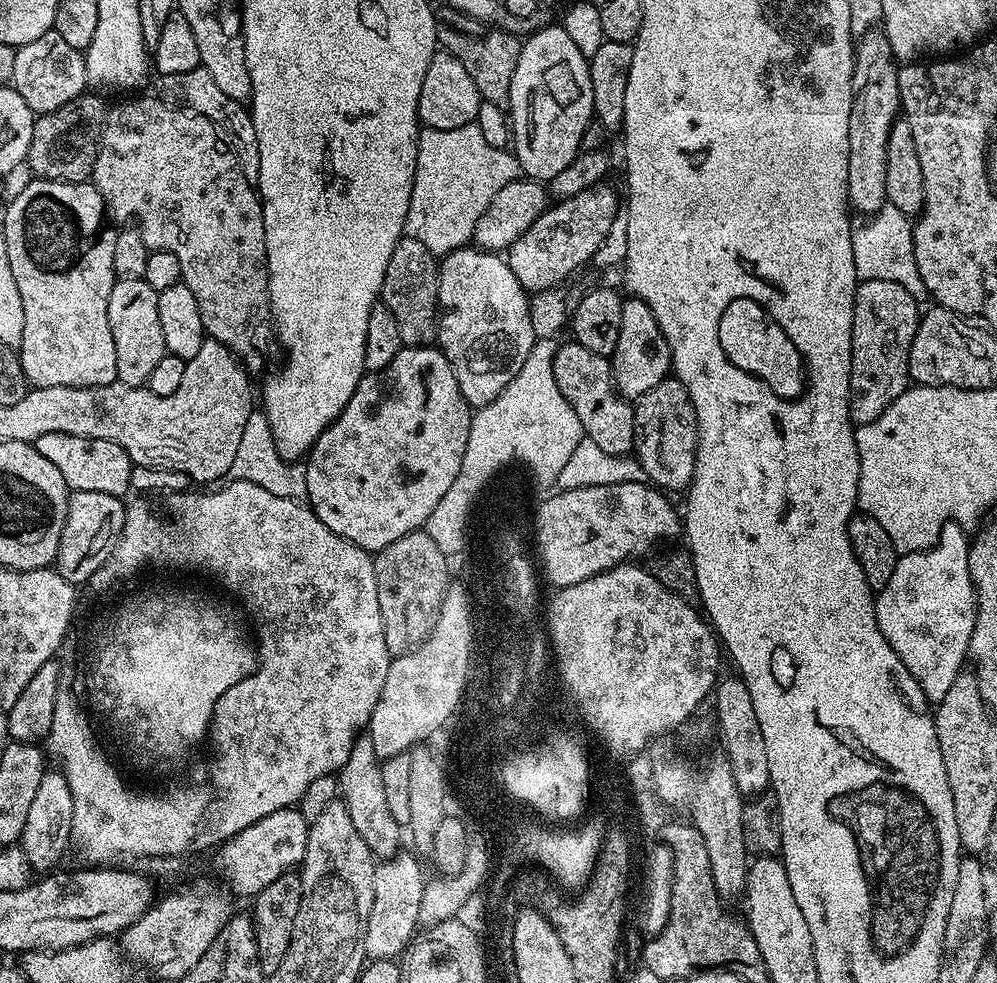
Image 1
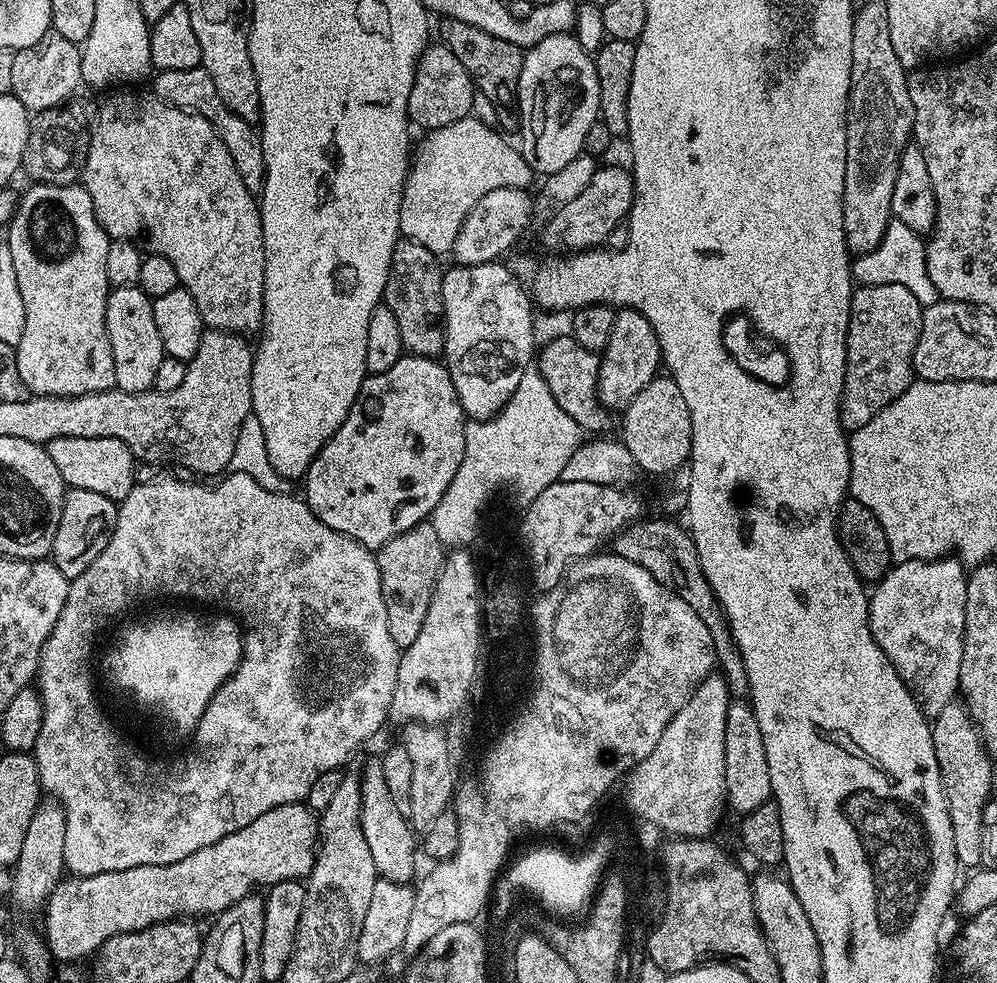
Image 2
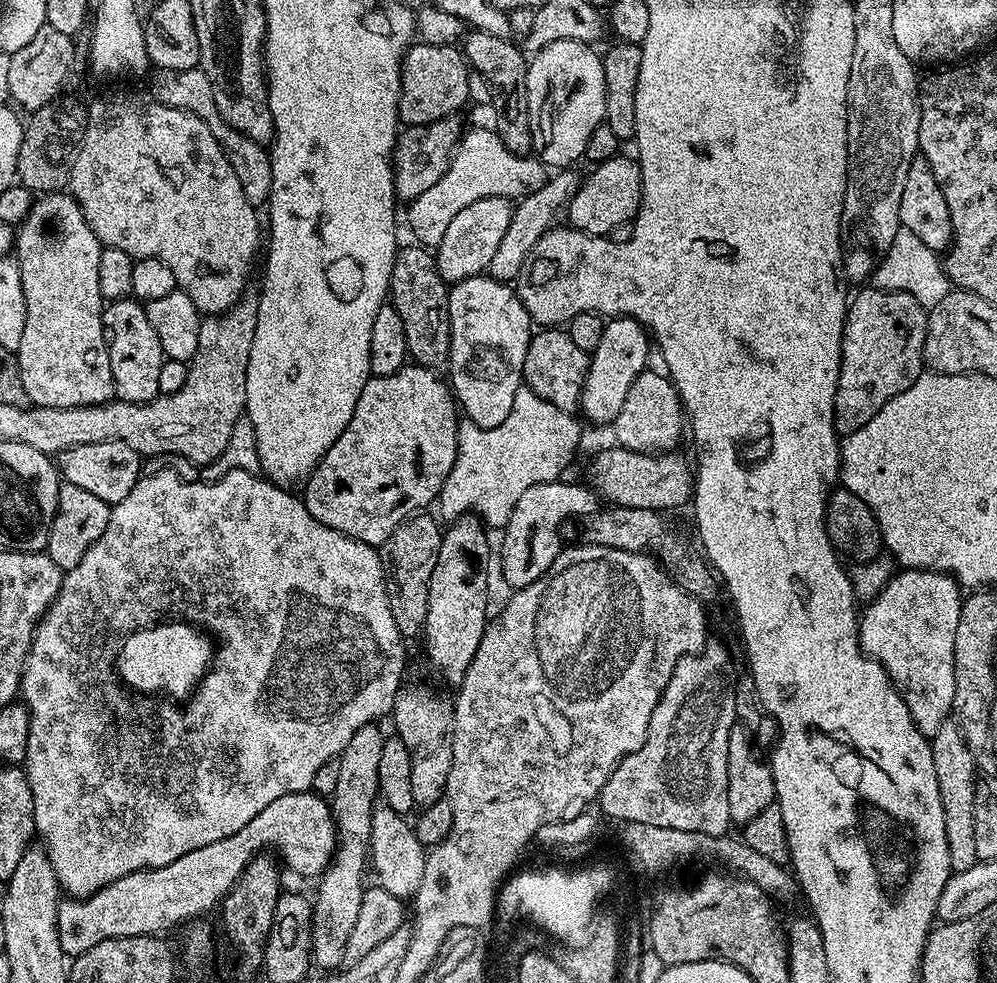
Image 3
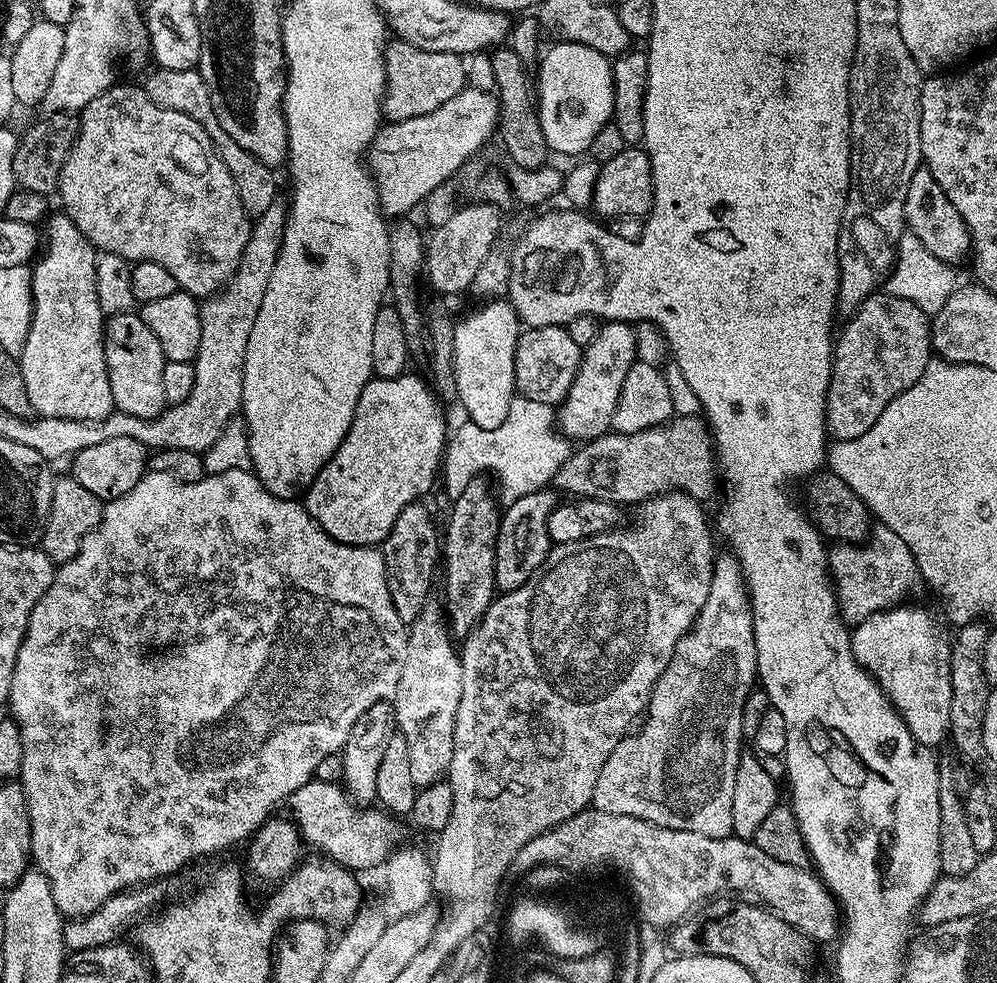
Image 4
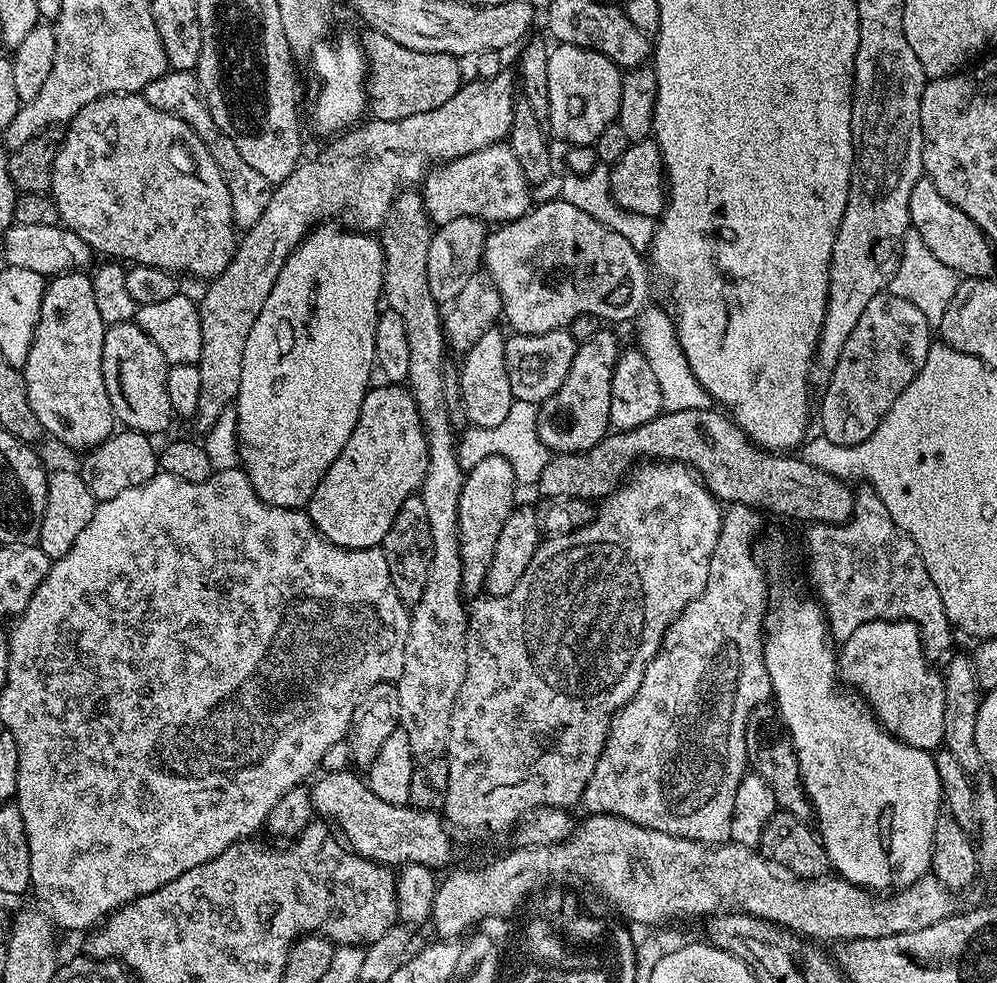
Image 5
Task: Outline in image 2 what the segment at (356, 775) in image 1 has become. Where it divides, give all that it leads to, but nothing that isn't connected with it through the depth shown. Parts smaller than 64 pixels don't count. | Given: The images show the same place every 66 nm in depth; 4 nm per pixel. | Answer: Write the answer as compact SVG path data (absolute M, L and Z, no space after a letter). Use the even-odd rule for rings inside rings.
M373 758L365 766L364 772L359 773L359 777L360 793L362 794L360 825L362 826L362 834L366 834L366 846L370 846L370 858L374 858L374 866L383 879L393 880L399 884L408 884L411 881L411 876L417 875L417 833L407 815L398 810L394 798L390 798L390 789L386 787L386 778L382 774L379 759Z

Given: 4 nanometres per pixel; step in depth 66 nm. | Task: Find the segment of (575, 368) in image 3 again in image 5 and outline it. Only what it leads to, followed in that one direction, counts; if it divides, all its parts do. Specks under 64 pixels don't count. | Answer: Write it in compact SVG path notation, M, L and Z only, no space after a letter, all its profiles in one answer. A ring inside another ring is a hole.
M559 328L546 334L509 335L504 341L504 357L506 358L506 374L510 377L510 390L513 400L530 402L539 406L550 394L562 386L566 374L570 372L570 362L574 362L576 339L567 330Z

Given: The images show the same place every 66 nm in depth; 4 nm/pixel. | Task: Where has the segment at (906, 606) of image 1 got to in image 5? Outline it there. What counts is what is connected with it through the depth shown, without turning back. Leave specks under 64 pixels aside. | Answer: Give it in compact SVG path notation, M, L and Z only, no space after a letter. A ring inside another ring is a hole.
M875 620L866 622L866 626L858 626L858 630L839 645L838 676L849 689L859 693L880 727L891 736L897 736L903 744L931 753L943 745L946 730L944 677L926 658L924 644L920 641L920 627L916 624L909 620Z

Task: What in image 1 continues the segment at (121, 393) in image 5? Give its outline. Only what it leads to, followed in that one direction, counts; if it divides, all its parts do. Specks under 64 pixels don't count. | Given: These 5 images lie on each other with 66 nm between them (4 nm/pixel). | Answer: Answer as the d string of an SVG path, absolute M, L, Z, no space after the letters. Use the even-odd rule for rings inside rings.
M117 279L114 290L110 290L110 334L114 334L116 355L116 379L126 386L142 388L147 385L154 366L166 354L162 342L162 325L158 323L158 298L160 294L144 279Z

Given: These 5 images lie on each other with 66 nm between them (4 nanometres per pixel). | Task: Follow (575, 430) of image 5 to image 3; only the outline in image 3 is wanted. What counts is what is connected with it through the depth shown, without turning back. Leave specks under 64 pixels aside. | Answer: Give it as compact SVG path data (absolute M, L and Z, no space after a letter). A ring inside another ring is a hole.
M618 316L609 319L602 330L602 342L590 353L588 373L582 386L579 411L584 412L585 421L593 420L596 424L611 425L618 418L618 410L622 410L622 402L626 402L626 394L630 394L630 386L634 386L634 378L649 367L648 344L650 348L650 333L644 325L638 323L633 316Z

